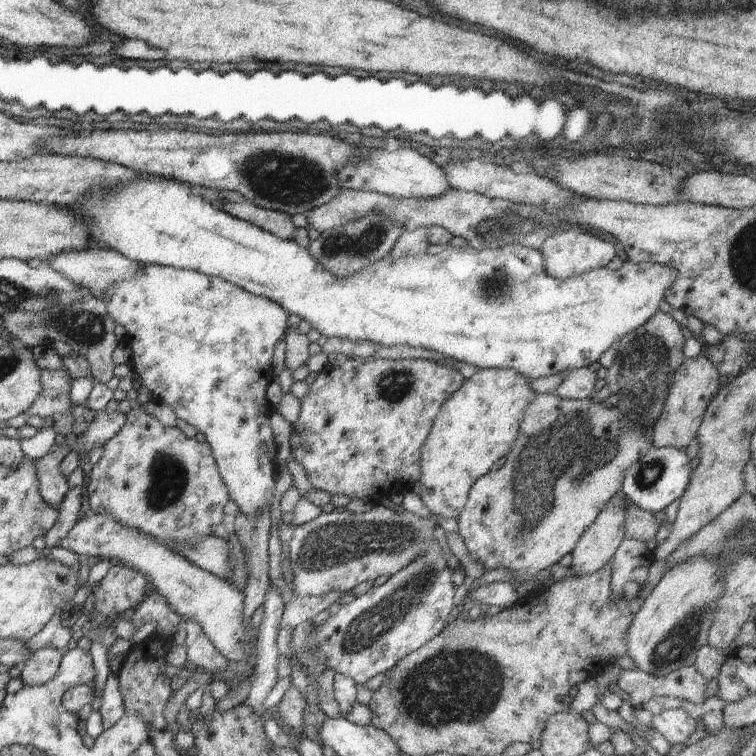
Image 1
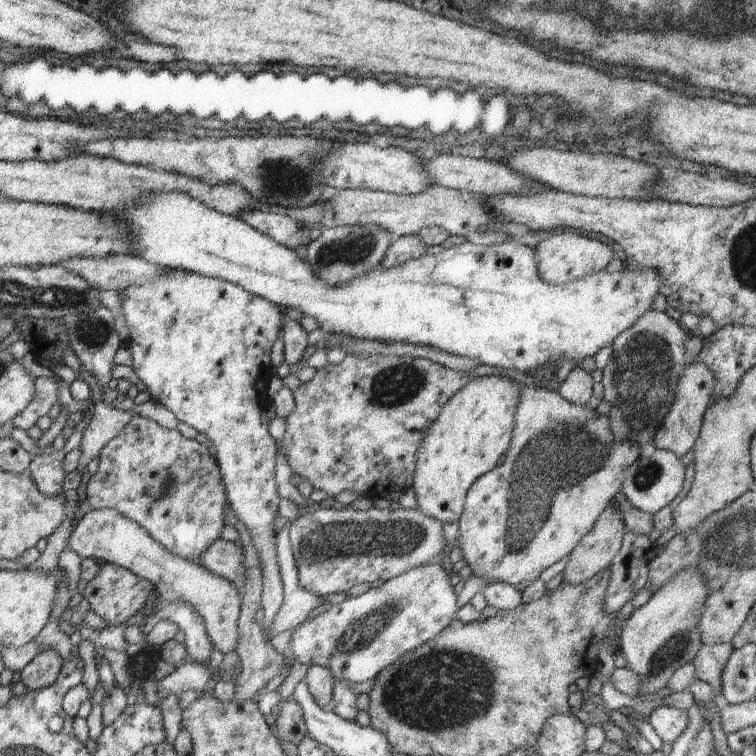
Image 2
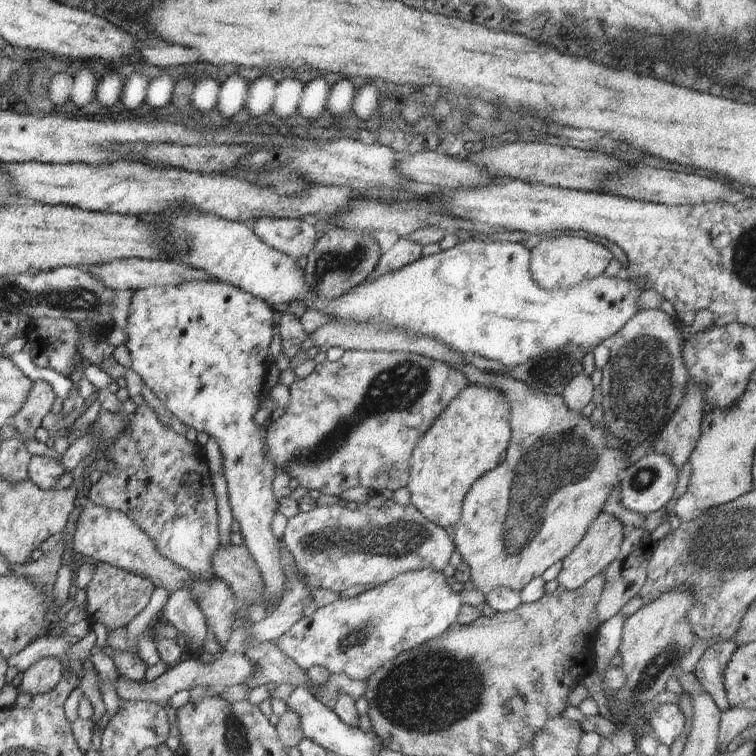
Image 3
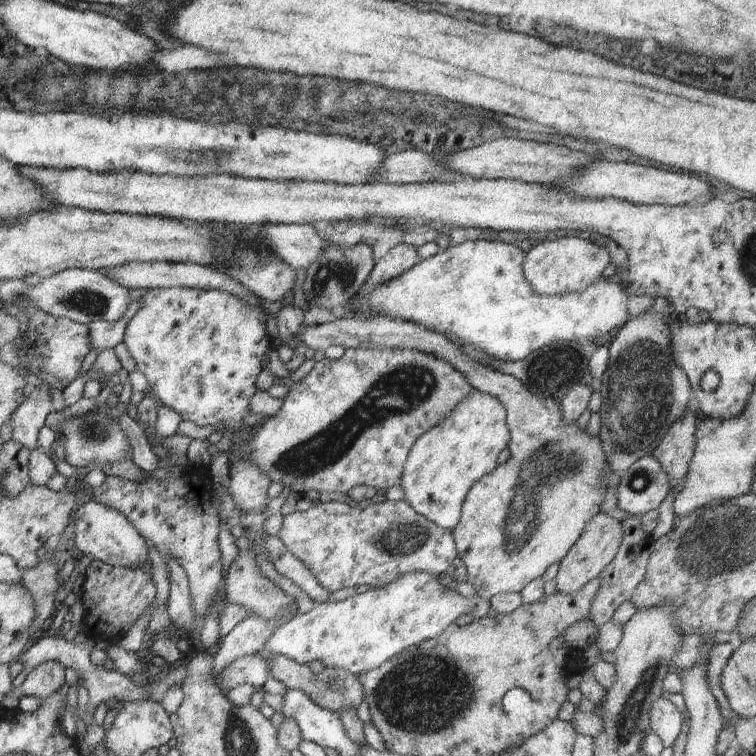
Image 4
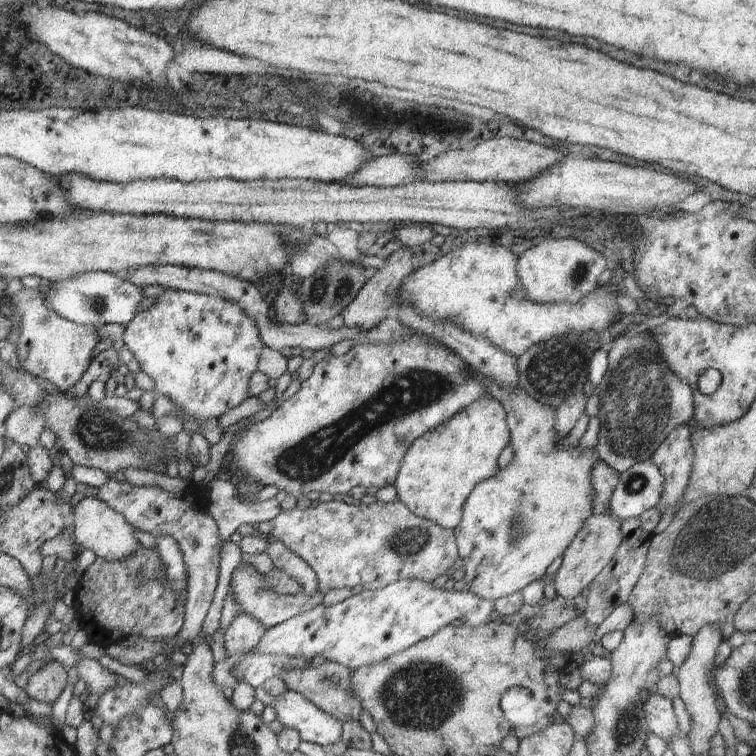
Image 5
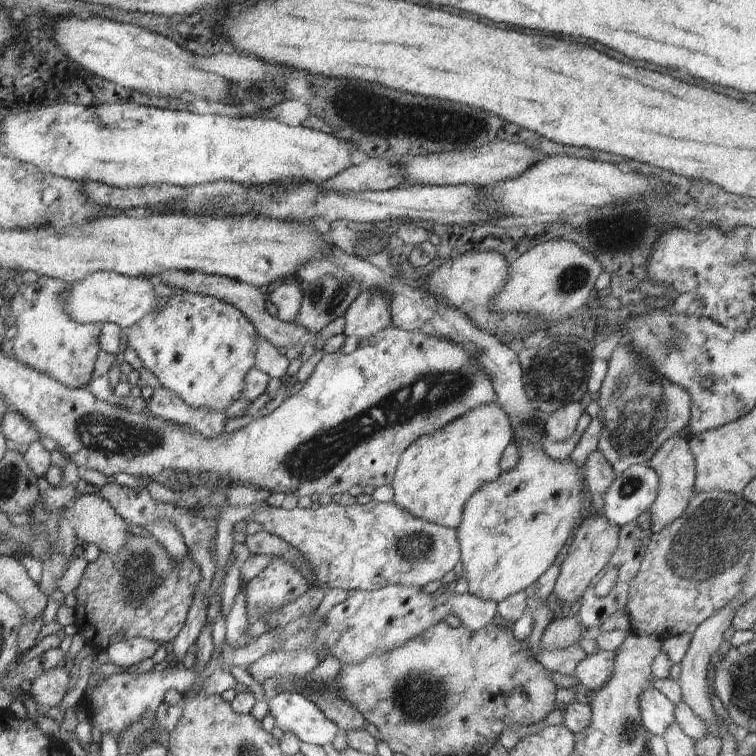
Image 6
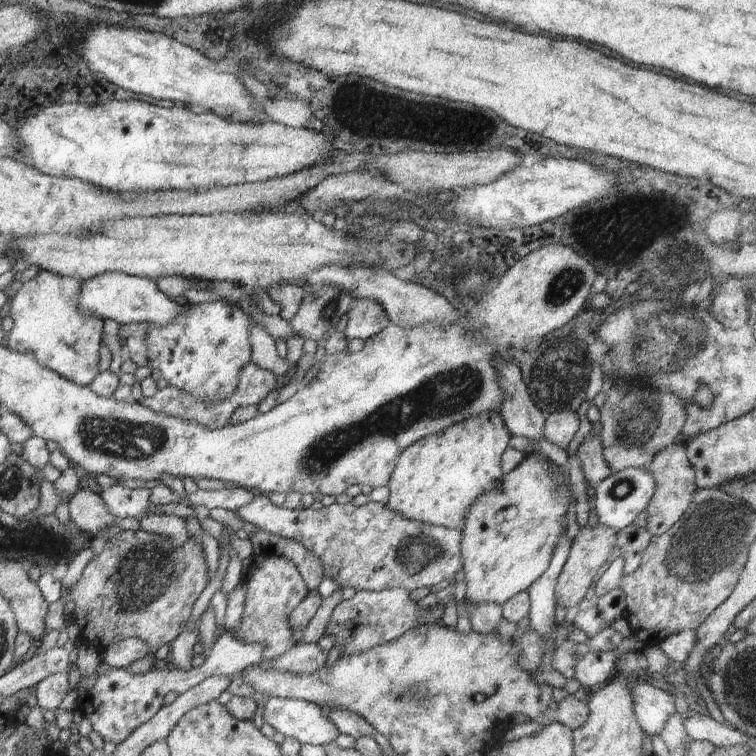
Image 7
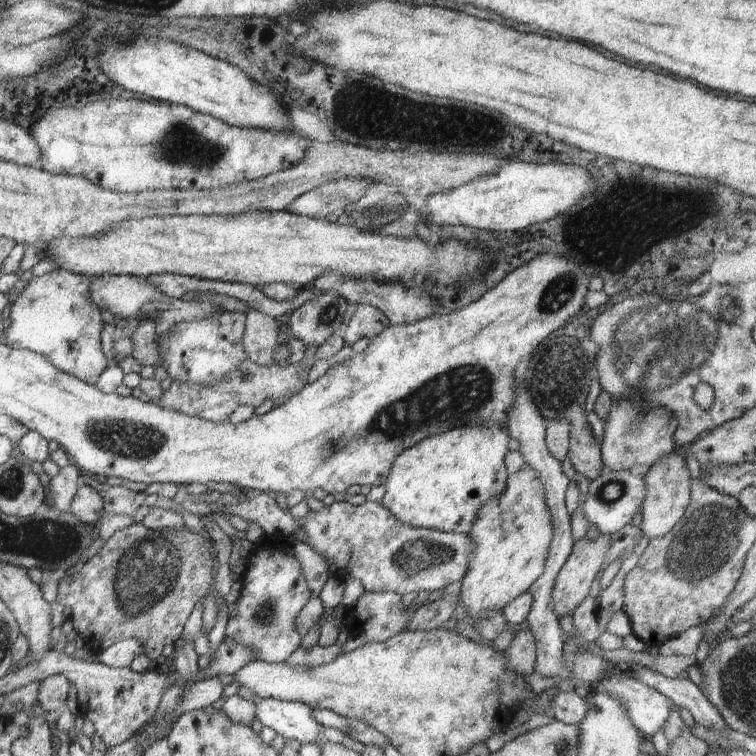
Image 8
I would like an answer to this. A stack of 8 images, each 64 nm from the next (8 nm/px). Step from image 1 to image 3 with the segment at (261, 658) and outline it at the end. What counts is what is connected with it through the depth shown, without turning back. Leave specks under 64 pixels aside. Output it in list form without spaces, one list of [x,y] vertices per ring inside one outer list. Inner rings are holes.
[[[214,279],[205,281],[191,280],[168,286],[139,288],[134,291],[127,310],[127,327],[125,330],[127,338],[124,342],[131,354],[131,369],[142,378],[143,384],[162,400],[169,412],[172,412],[172,414],[178,418],[179,422],[184,423],[189,428],[194,428],[198,433],[206,432],[208,436],[212,436],[218,443],[218,448],[222,454],[223,472],[227,482],[229,504],[233,518],[240,524],[240,534],[245,540],[245,546],[256,561],[263,580],[263,599],[270,607],[276,607],[279,604],[281,594],[283,593],[283,586],[285,585],[285,575],[282,570],[282,564],[280,563],[280,553],[276,546],[277,539],[274,537],[272,529],[270,528],[272,518],[274,518],[278,512],[279,500],[274,497],[274,493],[272,492],[272,481],[276,474],[275,464],[268,456],[269,452],[267,451],[266,444],[267,430],[265,425],[260,426],[254,421],[254,414],[256,414],[259,409],[258,396],[264,392],[263,376],[267,373],[268,366],[270,365],[268,360],[268,347],[270,346],[270,342],[272,342],[272,338],[274,338],[274,334],[276,334],[274,327],[277,323],[277,313],[278,309],[268,304],[265,300],[252,296],[252,294],[247,293],[236,285],[215,281]]]

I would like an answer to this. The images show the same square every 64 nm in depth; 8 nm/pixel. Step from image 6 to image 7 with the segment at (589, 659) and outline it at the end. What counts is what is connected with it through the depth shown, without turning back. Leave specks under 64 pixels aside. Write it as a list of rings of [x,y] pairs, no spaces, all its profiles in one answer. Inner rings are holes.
[[[632,635],[625,638],[612,652],[590,652],[580,658],[576,667],[576,678],[581,688],[591,693],[609,683],[616,673],[616,656],[643,649],[644,643]]]

